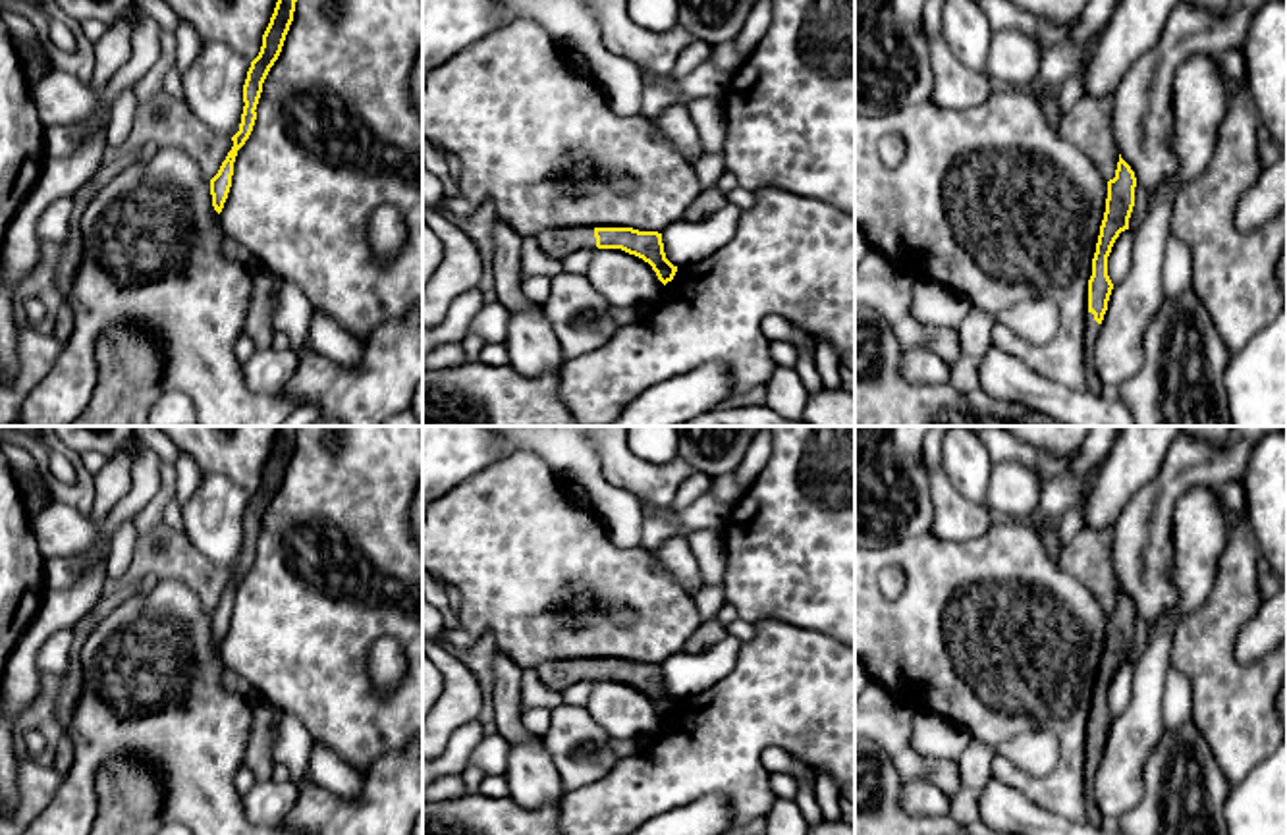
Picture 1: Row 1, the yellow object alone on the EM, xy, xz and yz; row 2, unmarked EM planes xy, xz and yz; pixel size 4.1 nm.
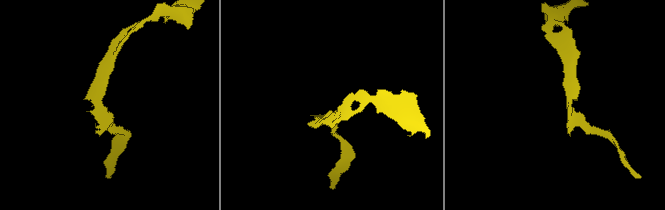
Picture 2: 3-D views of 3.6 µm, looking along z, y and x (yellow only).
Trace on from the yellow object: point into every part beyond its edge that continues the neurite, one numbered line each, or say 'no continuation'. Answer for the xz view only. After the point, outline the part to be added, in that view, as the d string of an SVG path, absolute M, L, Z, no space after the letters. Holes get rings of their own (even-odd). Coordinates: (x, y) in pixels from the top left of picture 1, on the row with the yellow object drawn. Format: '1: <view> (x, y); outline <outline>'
1: xz (558, 243); outline M594 228L546 229L534 235L538 247L556 260L563 260L575 251L594 251Z

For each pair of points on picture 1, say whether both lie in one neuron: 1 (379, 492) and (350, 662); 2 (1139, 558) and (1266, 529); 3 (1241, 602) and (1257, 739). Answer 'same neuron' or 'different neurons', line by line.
1: same neuron
2: different neurons
3: same neuron

